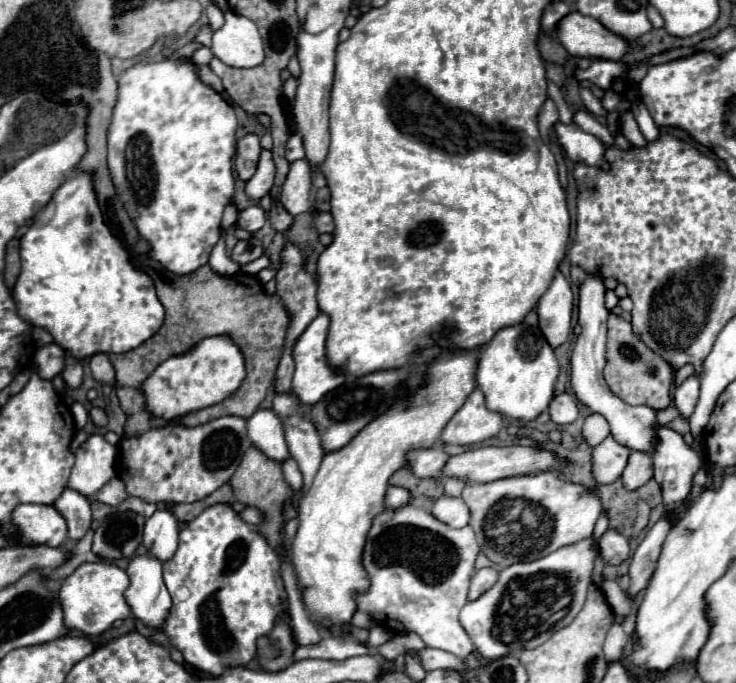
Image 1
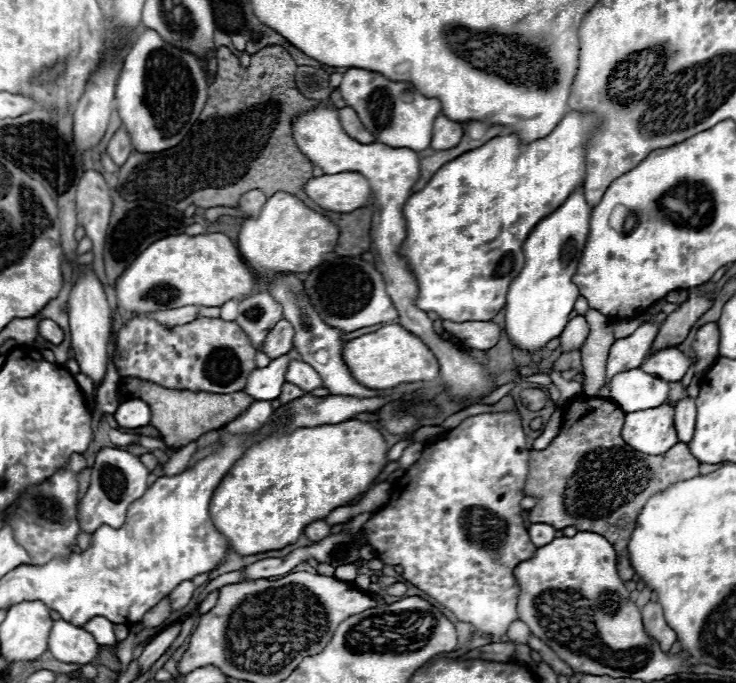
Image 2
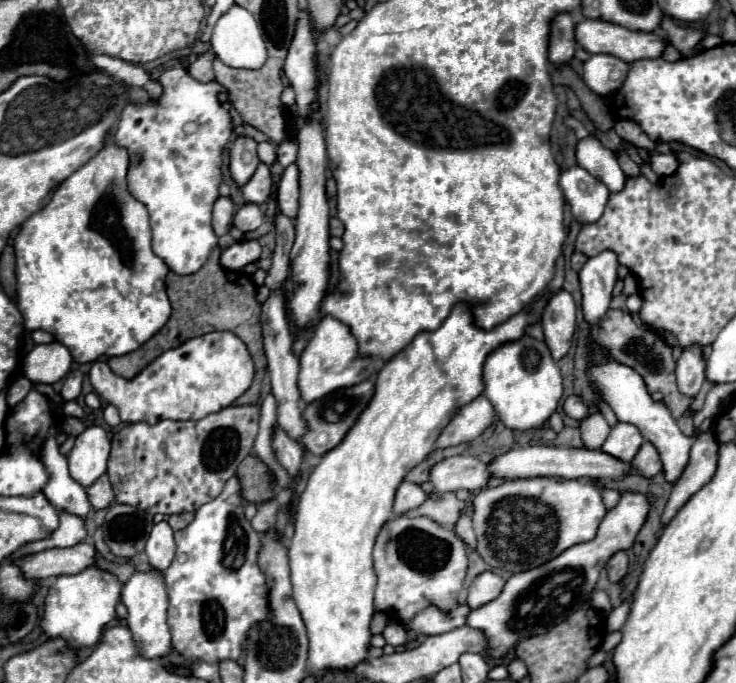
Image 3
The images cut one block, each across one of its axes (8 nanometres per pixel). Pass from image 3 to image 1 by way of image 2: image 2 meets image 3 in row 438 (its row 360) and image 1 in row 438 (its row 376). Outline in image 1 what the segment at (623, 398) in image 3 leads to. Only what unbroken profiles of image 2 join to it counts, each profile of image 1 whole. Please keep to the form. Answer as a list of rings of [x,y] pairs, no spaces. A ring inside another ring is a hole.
[[[660,426],[656,432],[656,448],[652,454],[654,460],[654,480],[660,484],[662,488],[662,504],[664,504],[664,514],[666,518],[670,518],[672,522],[680,520],[680,516],[690,508],[690,490],[692,490],[692,480],[696,476],[696,472],[702,466],[702,460],[698,456],[696,450],[692,450],[690,446],[686,446],[686,442],[682,440],[682,436],[666,426]]]

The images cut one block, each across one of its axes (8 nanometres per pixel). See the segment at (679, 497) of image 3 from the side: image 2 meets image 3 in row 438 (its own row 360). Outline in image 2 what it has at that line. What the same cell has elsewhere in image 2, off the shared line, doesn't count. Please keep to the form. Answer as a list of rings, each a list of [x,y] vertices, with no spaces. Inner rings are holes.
[[[716,322],[704,324],[698,332],[696,332],[696,340],[692,344],[694,350],[694,362],[696,362],[696,376],[706,374],[712,364],[718,360],[718,326]]]

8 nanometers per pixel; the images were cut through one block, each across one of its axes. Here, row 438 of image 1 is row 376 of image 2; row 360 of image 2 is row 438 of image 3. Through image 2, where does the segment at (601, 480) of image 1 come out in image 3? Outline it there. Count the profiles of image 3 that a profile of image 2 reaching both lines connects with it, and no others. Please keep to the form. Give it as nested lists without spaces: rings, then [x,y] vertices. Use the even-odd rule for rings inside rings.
[[[620,422],[618,426],[614,426],[610,430],[610,436],[600,446],[600,452],[606,452],[606,454],[622,460],[624,464],[630,464],[640,448],[640,444],[642,444],[642,436],[640,436],[638,428],[634,428],[632,424]]]

